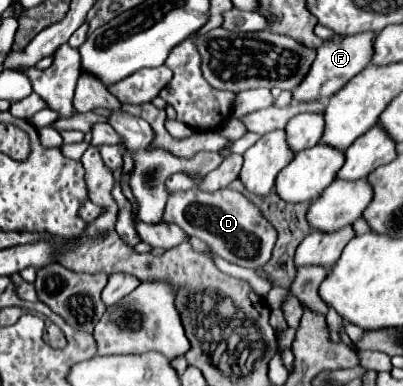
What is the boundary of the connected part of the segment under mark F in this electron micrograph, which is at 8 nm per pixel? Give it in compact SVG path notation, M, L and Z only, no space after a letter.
M356 33L348 37L330 37L318 47L318 57L310 69L310 73L304 77L304 81L294 89L296 101L318 101L324 97L332 97L336 91L340 91L360 69L364 69L374 53L374 39L376 33Z

